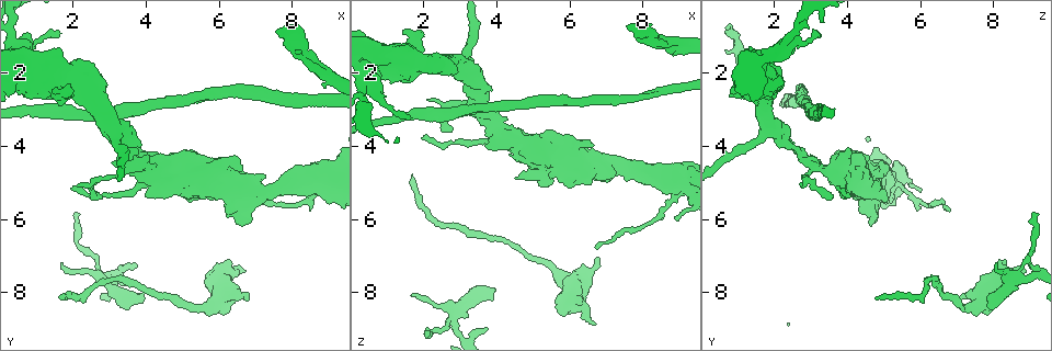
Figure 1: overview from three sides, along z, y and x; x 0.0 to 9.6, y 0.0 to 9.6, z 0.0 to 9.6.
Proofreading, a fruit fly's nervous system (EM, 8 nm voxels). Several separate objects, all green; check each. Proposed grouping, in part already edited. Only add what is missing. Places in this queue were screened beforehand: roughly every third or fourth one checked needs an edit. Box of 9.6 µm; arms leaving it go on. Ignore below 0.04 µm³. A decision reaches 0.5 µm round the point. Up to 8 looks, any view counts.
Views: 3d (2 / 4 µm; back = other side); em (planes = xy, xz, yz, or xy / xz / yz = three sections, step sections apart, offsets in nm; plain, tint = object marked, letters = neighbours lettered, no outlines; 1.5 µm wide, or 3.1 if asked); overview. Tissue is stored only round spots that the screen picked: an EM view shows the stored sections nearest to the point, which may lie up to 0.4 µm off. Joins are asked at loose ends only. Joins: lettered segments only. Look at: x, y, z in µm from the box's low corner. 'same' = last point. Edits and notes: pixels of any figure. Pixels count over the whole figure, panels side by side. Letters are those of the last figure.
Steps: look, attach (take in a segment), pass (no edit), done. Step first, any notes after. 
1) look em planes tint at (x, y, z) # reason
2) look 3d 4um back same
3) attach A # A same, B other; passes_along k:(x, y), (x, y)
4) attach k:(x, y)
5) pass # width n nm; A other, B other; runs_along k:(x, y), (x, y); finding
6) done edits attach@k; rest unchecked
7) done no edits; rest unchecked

look em xy step 8 letters at (3.90, 8.05, 7.95)

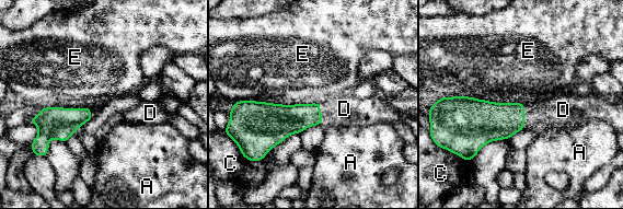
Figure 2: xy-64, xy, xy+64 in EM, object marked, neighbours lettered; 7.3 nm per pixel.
attach D # A other, C other, D same, E other; passes_along 2:(489, 120), (523, 117), (556, 112); the neuron continues

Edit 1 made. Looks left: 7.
look em yz step 4 letters at (6.20, 7.10, 8.30) # branch stops here

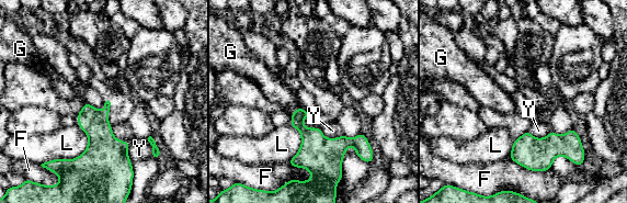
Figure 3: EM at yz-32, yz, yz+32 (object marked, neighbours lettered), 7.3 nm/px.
look em planes letters same # cut it another way

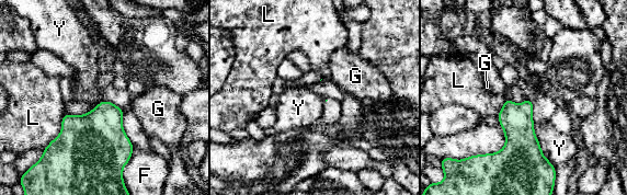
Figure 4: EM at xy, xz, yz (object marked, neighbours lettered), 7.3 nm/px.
pass # F other, G other, L other, Y other; border 4:(534, 124), (540, 150), (555, 167); none of them fits

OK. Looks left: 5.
look em planes letters at (6.25, 5.90, 4.70) # branch stops here

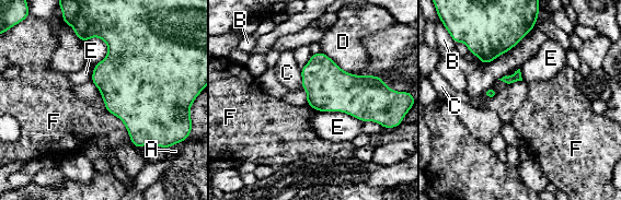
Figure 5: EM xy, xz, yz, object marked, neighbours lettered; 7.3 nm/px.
pass # A other, B other, C other, D other, E other, F other; border 5:(101, 95), (131, 141); none of them fits

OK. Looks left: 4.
done edits attach@2; rest unchecked

